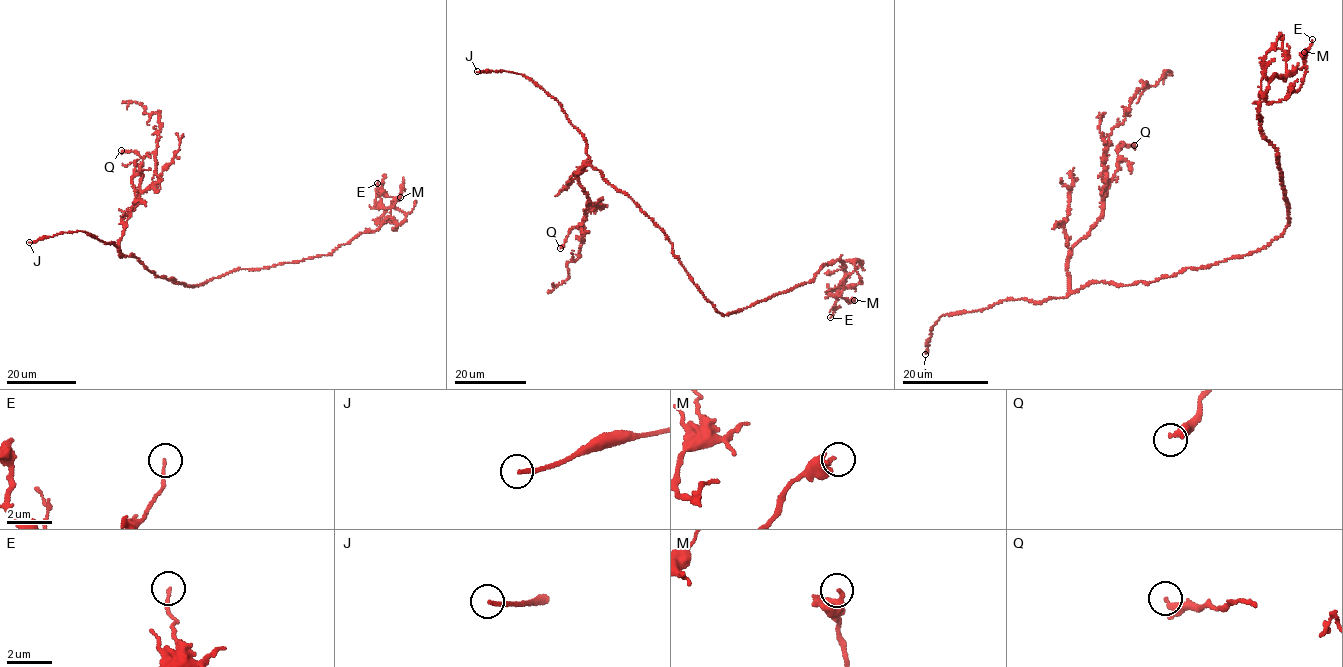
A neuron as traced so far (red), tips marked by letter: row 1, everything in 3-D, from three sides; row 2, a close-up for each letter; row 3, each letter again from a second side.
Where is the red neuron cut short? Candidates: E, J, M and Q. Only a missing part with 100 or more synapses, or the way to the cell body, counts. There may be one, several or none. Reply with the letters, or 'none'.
J

